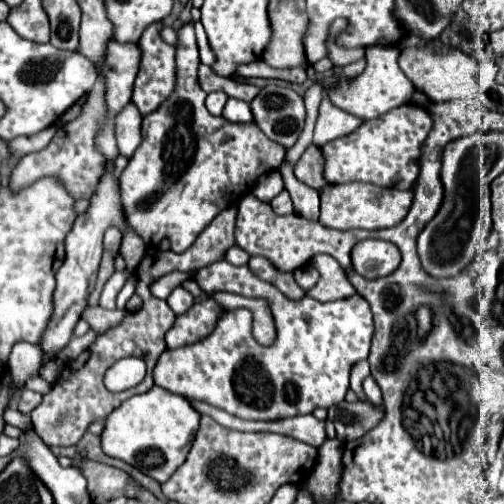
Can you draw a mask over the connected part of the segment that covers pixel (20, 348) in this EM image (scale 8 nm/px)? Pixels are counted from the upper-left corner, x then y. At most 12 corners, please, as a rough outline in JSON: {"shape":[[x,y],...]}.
{"shape":[[20,341],[8,367],[18,391],[38,373],[40,347]]}

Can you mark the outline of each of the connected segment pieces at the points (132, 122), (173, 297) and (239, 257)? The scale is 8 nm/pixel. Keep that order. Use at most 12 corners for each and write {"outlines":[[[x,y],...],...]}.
{"outlines":[[[134,103],[114,119],[118,153],[126,159],[140,143]],[[176,287],[166,299],[176,315],[192,307],[194,297]],[[238,245],[230,247],[226,261],[246,265],[250,255]]]}

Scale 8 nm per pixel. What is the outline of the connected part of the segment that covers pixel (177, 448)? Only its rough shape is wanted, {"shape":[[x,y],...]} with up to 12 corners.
{"shape":[[160,387],[108,415],[106,455],[164,483],[200,413]]}

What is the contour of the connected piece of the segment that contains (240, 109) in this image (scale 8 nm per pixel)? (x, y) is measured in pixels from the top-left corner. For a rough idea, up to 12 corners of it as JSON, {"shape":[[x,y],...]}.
{"shape":[[228,99],[224,113],[228,121],[252,123],[246,101]]}

